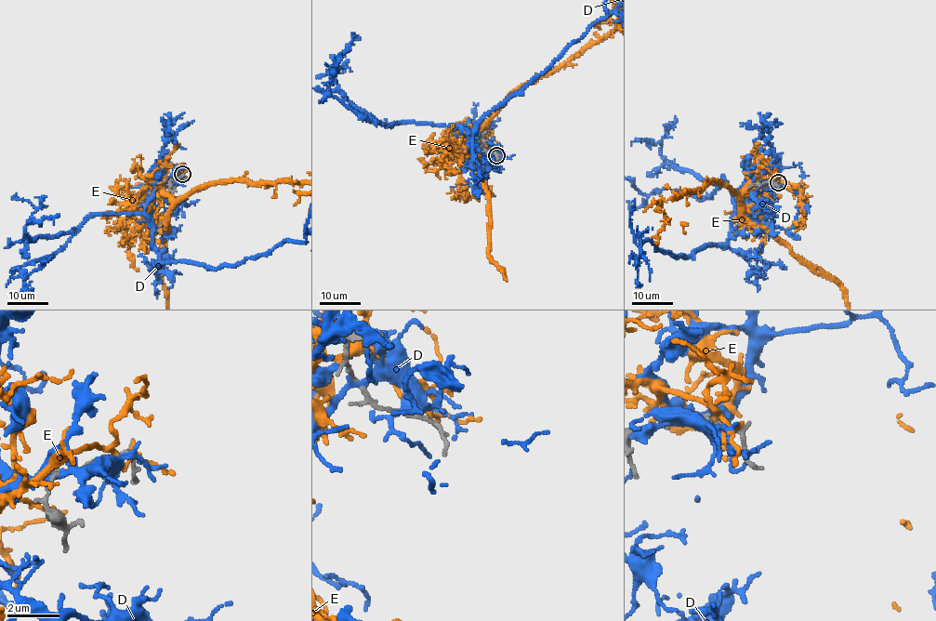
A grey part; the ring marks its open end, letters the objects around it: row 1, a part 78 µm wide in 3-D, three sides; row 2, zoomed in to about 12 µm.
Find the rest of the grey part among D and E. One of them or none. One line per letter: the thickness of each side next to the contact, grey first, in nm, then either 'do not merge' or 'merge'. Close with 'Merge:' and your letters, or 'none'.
D: calibres 160 and 240 nm; do not merge
E: calibres 170 and 140 nm; do not merge
Merge: none

